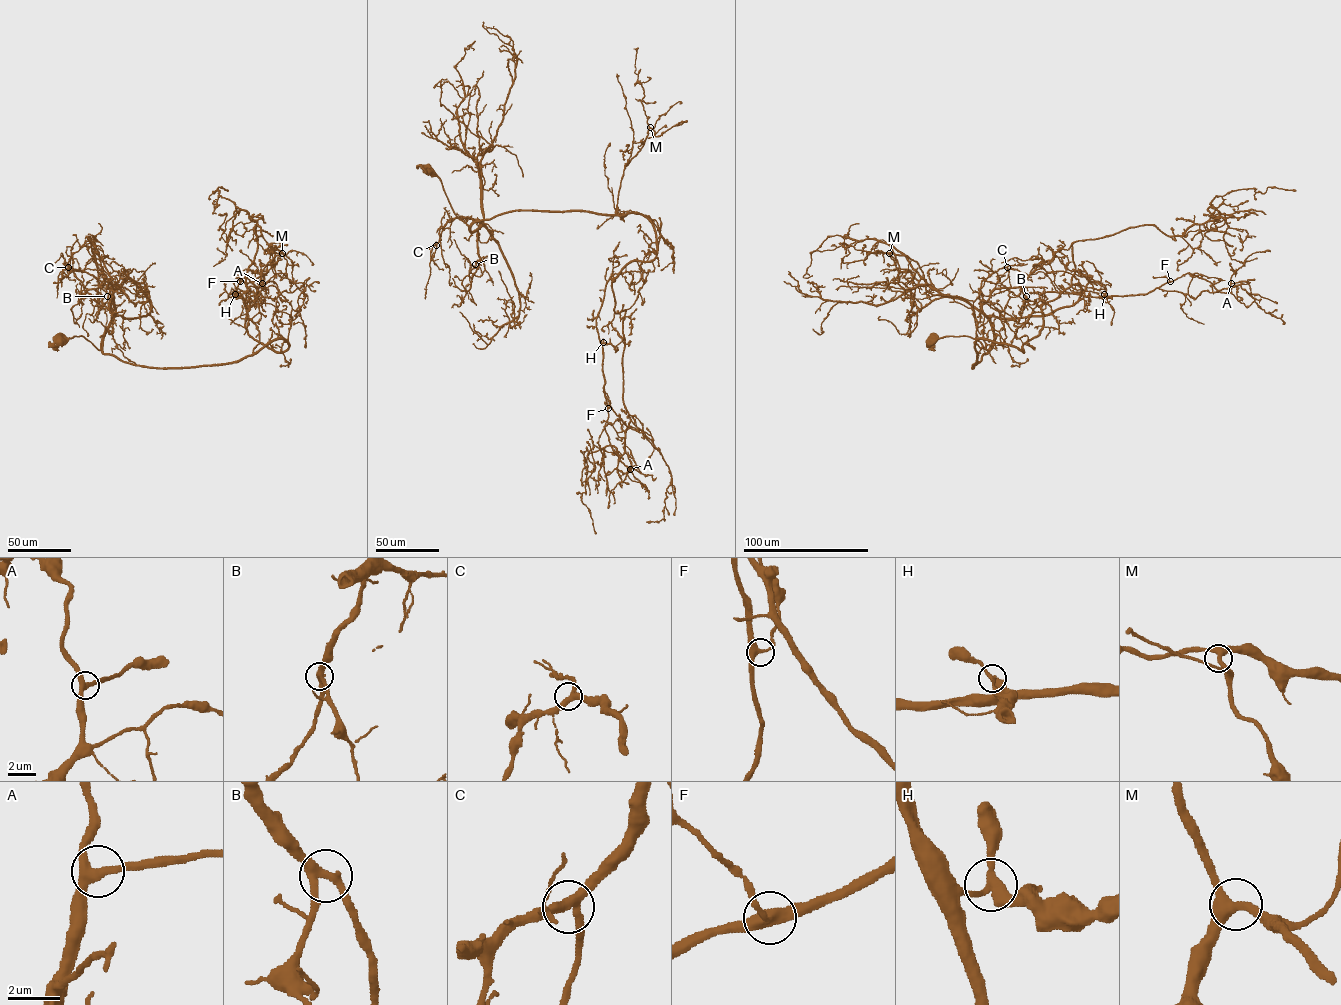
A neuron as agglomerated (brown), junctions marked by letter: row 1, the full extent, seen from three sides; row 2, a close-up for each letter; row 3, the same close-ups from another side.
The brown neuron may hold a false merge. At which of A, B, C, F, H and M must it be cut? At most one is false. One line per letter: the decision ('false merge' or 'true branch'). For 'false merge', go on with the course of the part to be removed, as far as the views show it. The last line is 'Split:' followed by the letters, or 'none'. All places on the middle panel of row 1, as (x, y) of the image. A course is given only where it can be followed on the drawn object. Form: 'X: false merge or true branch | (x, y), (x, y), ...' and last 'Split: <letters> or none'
A: true branch
B: true branch
C: true branch
F: true branch
H: true branch
M: true branch
Split: none

